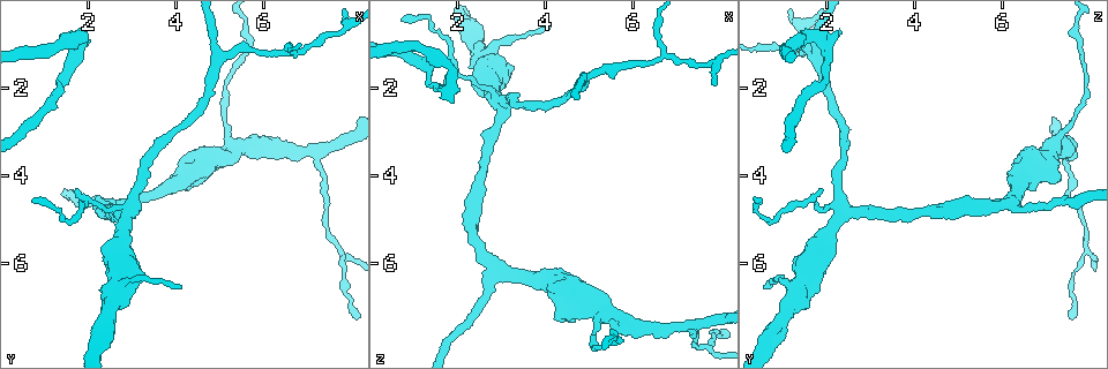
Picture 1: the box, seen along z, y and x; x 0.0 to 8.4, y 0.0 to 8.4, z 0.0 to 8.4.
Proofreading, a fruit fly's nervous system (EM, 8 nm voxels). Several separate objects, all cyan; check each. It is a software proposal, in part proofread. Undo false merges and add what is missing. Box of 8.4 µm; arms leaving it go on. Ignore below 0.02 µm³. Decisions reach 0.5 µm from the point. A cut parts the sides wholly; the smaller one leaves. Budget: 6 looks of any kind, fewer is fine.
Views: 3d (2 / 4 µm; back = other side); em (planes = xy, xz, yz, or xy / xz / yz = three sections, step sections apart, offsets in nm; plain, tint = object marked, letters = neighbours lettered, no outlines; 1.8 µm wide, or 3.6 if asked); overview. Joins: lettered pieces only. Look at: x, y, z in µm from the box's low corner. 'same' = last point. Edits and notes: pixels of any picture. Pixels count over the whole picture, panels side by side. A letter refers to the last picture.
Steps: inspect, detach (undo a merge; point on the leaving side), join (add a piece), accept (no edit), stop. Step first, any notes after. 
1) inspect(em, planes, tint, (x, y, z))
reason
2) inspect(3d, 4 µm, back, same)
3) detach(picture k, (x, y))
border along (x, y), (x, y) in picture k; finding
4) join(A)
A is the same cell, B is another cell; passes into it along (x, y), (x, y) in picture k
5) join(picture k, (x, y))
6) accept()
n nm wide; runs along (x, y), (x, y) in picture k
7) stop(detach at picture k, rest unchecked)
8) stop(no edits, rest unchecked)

inspect(3d, 2 µm, (3.05, 4.85, 2.45))
looks like a crossing

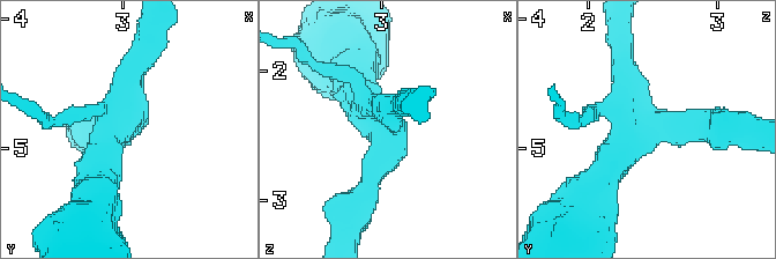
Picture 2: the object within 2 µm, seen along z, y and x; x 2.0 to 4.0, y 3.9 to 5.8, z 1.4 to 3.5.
inspect(em, planes, letters, (2.98, 4.84, 2.44))
4 arms

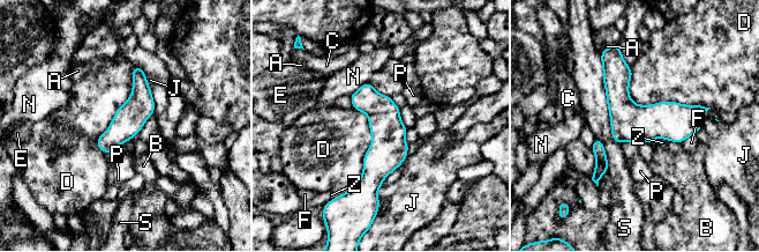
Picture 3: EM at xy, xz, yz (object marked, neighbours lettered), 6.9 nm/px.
accept()
S touches over 650 nm; A, B, C, D, E, F, J, N, P, S and Z are other cells; runs along (615, 58), (617, 95), (643, 120), (699, 125) in picture 3; all the same neuron

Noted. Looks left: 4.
inspect(em, planes, letters, (7.15, 3.50, 7.45))
sharp bend

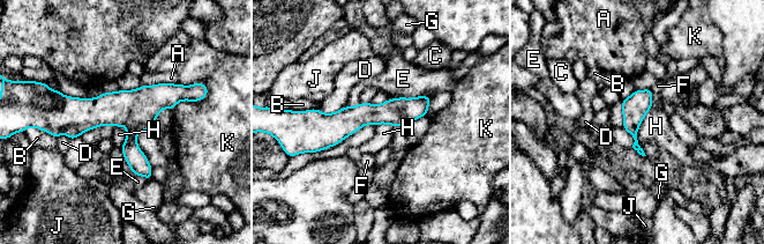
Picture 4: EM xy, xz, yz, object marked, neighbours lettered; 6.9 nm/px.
accept()
H touches over 300 nm; A, B, C, D, E, F, G, H, J and K are other cells; border along (653, 105), (637, 132), (641, 146) in picture 4; one neuron here

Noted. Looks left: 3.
inspect(3d, 4 µm, (2.65, 6.70, 1.35))
thick turns thin

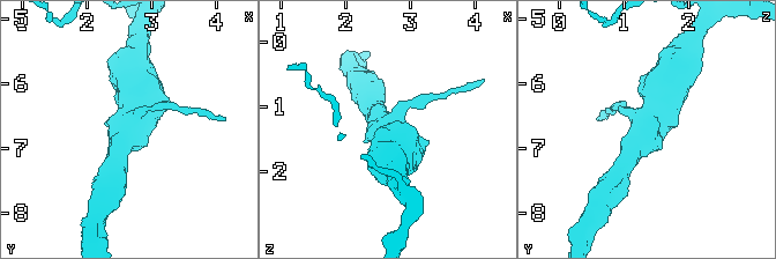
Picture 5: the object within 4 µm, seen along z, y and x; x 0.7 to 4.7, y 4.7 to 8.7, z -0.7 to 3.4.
inspect(em, 3.6 µm, yz, step 4, letters, (2.65, 6.75, 1.35))

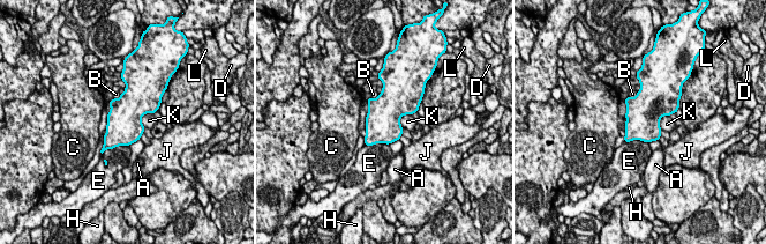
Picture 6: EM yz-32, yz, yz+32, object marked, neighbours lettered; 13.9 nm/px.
accept()
480 nm wide; A, B, C, D, E, H, J, K and L are other cells; border along (625, 117), (623, 124) in picture 6; continuous, no second neuron

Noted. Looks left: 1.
stop(no edits, rest unchecked)

